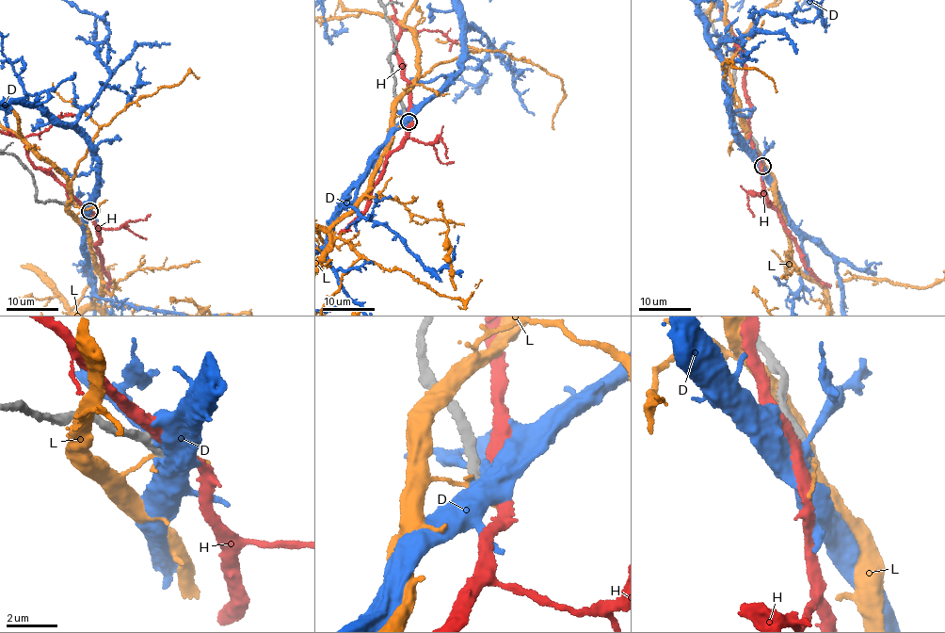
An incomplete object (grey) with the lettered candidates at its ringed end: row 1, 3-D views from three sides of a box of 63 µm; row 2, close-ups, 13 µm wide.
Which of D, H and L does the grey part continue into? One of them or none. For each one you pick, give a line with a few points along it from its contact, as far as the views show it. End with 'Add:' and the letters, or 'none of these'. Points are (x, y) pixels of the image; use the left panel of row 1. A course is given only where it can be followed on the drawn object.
Add: none of these

